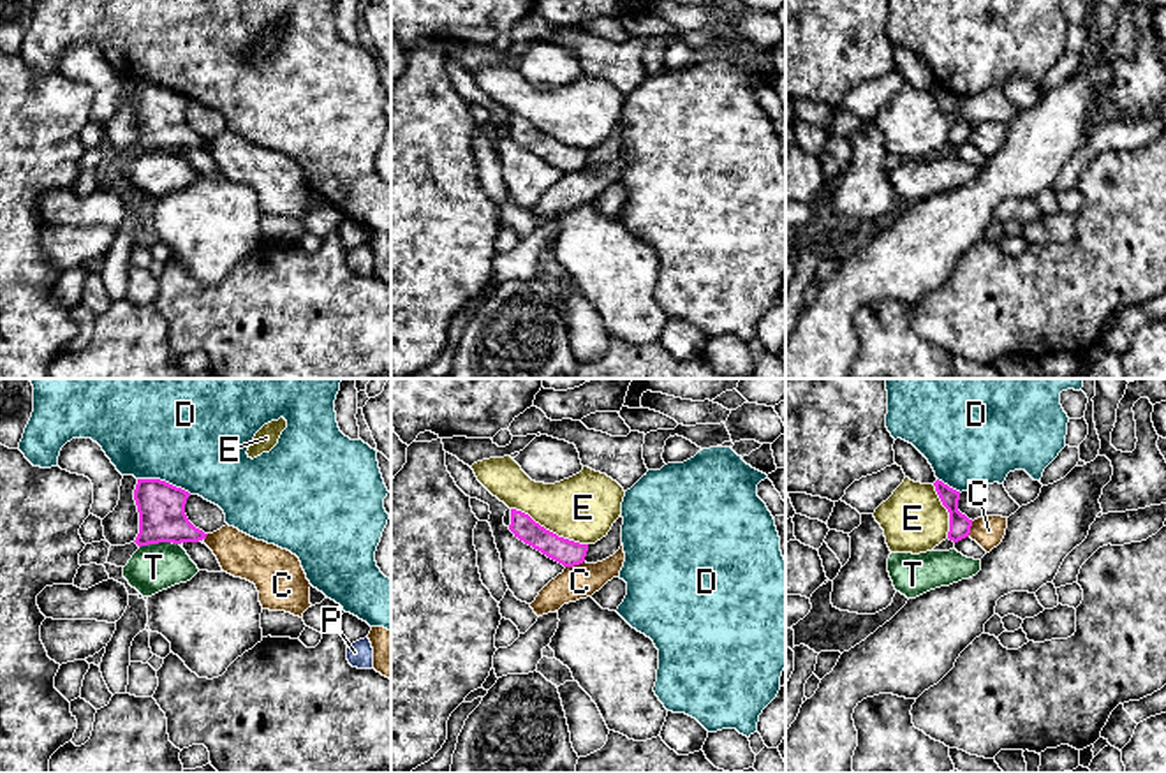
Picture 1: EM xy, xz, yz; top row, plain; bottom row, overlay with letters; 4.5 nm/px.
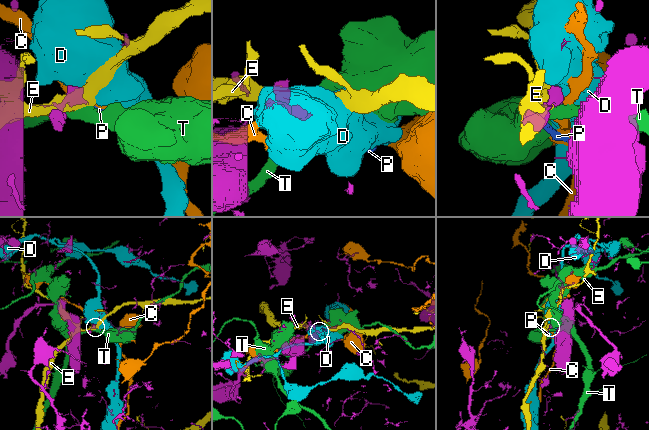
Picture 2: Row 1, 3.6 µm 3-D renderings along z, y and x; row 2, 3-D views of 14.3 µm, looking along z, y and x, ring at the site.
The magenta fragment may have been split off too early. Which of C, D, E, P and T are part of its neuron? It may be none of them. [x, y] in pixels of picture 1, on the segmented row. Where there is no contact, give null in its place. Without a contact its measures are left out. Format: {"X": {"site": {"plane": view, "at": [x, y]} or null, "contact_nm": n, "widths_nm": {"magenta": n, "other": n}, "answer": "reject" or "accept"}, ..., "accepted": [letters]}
{"C": {"site": {"plane": "xz", "at": [575, 564]}, "contact_nm": 90, "widths_nm": {"magenta": 120, "other": 160}, "answer": "reject"}, "D": {"site": {"plane": "xy", "at": [164, 481]}, "contact_nm": 260, "widths_nm": {"magenta": 220, "other": 500}, "answer": "reject"}, "E": {"site": {"plane": "xz", "at": [548, 530]}, "contact_nm": 400, "widths_nm": {"magenta": 120, "other": 300}, "answer": "reject"}, "P": {"site": {"plane": "xy", "at": [199, 539]}, "contact_nm": 40, "widths_nm": {"magenta": 220, "other": 20}, "answer": "accept"}, "T": {"site": {"plane": "xy", "at": [159, 541]}, "contact_nm": 190, "widths_nm": {"magenta": 220, "other": 220}, "answer": "reject"}, "accepted": ["P"]}

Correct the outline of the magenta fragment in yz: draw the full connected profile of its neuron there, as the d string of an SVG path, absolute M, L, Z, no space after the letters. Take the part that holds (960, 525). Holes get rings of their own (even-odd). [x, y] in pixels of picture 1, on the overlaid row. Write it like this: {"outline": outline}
{"outline": "M939 479L934 482L934 486L935 486L935 491L937 491L942 505L949 512L948 539L953 541L953 542L958 542L958 541L969 537L970 526L972 526L972 519L969 519L965 514L962 514L958 511L960 491L949 488L948 484L944 484Z"}

